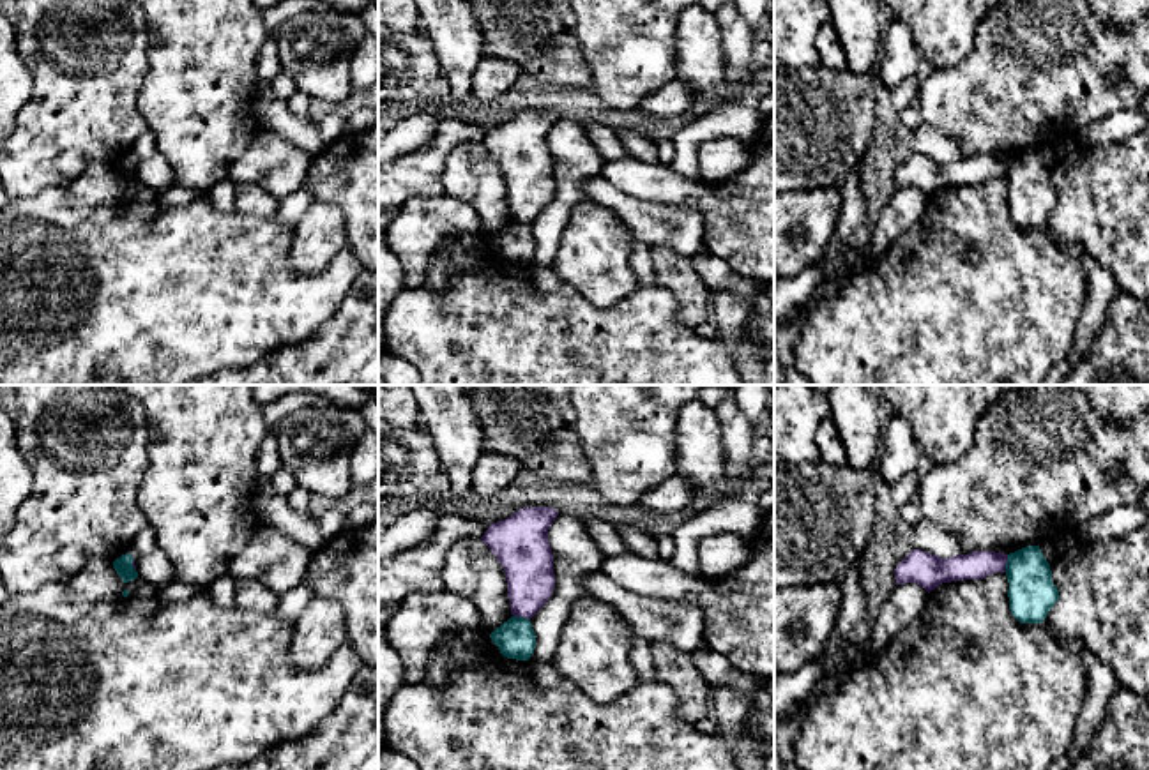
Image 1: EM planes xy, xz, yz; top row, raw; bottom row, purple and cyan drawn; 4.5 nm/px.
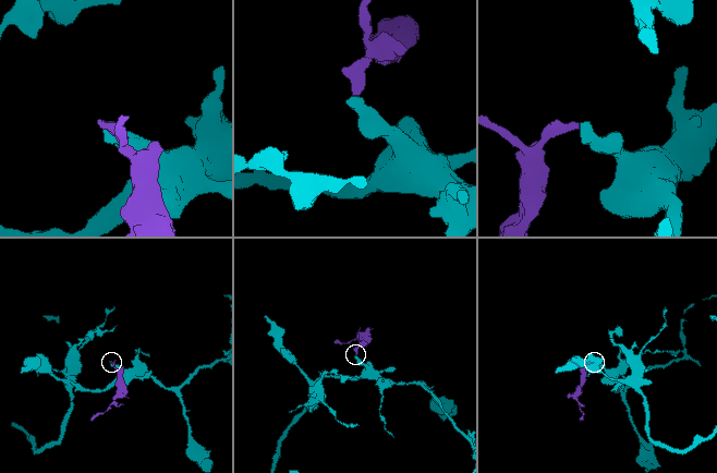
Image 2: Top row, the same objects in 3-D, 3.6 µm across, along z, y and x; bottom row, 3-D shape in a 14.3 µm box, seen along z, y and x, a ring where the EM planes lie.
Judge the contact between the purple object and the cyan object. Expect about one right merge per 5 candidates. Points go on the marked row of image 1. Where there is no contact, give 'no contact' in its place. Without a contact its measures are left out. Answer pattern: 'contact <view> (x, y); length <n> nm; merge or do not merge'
contact xz (522, 615); length 80 nm; do not merge

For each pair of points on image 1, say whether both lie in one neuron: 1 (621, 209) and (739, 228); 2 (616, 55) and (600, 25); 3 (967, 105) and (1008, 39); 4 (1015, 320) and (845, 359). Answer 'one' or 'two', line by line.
1: two
2: one
3: one
4: one

